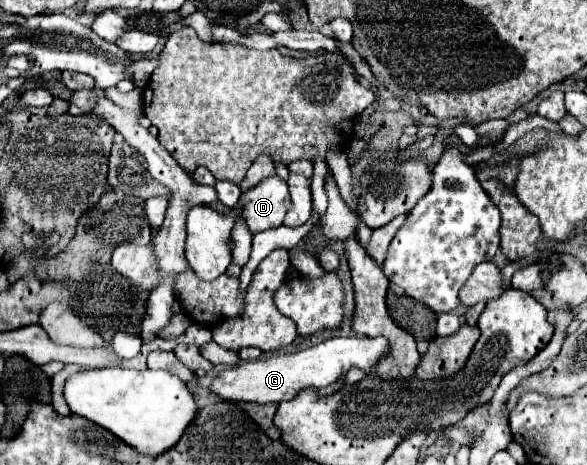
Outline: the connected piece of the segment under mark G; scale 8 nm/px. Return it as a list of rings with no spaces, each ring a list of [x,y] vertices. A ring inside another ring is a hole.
[[[334,337],[320,345],[308,347],[292,355],[276,355],[258,361],[242,361],[240,365],[220,371],[212,381],[212,393],[226,401],[254,401],[254,403],[282,403],[294,399],[304,387],[328,387],[342,379],[352,367],[370,373],[380,359],[390,351],[386,337]]]

